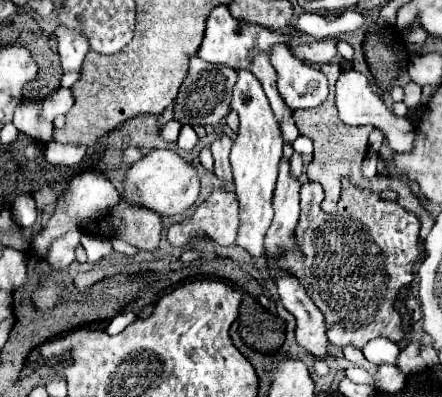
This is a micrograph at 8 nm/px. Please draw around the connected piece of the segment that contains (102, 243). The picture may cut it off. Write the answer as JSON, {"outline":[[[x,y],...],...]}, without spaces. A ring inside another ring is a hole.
{"outline":[[[82,235],[80,243],[86,251],[88,263],[97,263],[101,258],[113,252],[110,239]]]}

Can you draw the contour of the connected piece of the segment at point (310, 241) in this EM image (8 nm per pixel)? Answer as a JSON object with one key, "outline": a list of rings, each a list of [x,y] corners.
{"outline":[[[348,177],[342,179],[342,195],[334,213],[324,213],[320,209],[320,201],[324,199],[324,191],[320,183],[306,183],[300,189],[300,219],[294,229],[294,239],[298,243],[298,251],[284,251],[274,263],[268,265],[272,281],[276,281],[278,271],[288,271],[292,277],[300,281],[306,289],[308,297],[326,317],[328,339],[332,345],[346,347],[354,345],[362,349],[370,339],[388,337],[394,343],[404,339],[400,313],[394,309],[396,297],[400,289],[412,281],[414,265],[418,263],[418,255],[424,257],[418,241],[420,241],[420,221],[410,211],[402,209],[394,201],[384,201],[380,193],[362,189],[354,185]]]}

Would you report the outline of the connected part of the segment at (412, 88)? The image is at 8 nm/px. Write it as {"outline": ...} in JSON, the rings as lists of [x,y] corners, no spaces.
{"outline":[[[408,83],[404,87],[404,93],[406,93],[406,99],[404,103],[410,107],[410,109],[416,109],[420,105],[420,95],[422,95],[422,87],[416,85],[416,83]]]}

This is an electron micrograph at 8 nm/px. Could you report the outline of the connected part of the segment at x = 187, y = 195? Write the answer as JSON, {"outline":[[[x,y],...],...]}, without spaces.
{"outline":[[[154,149],[128,169],[122,189],[124,189],[122,197],[130,203],[152,209],[156,213],[178,215],[188,211],[196,203],[200,193],[200,177],[196,173],[196,167],[186,159],[182,159],[176,151]]]}

